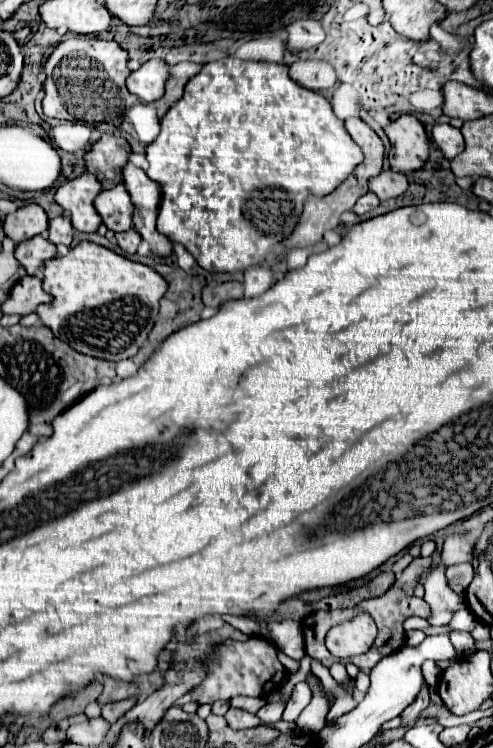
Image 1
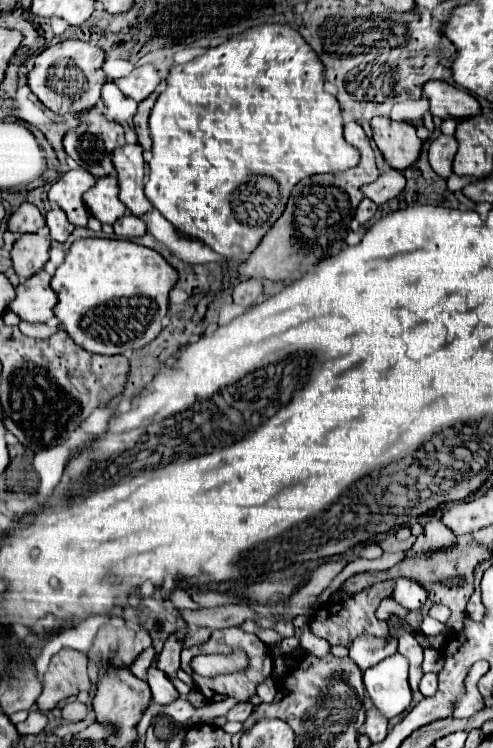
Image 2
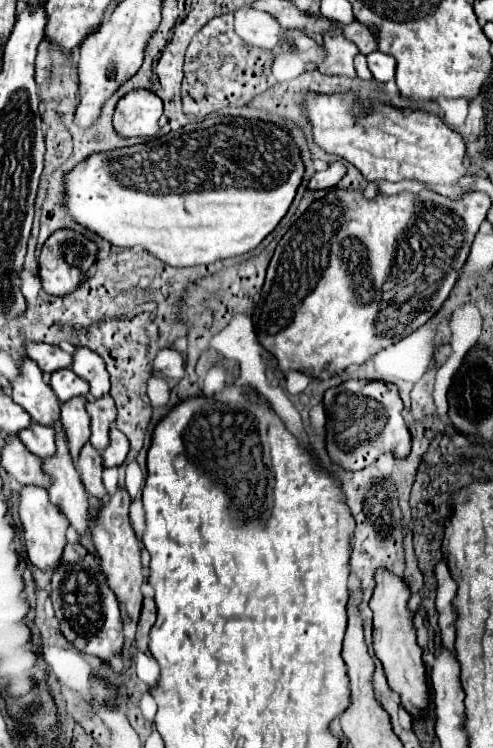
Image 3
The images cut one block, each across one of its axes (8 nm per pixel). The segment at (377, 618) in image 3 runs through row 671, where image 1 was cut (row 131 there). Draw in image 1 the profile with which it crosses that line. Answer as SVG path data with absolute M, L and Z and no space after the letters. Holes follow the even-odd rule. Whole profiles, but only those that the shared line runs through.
M400 116L392 124L384 126L384 132L392 146L388 154L392 170L412 172L424 166L430 146L424 126L414 116Z

